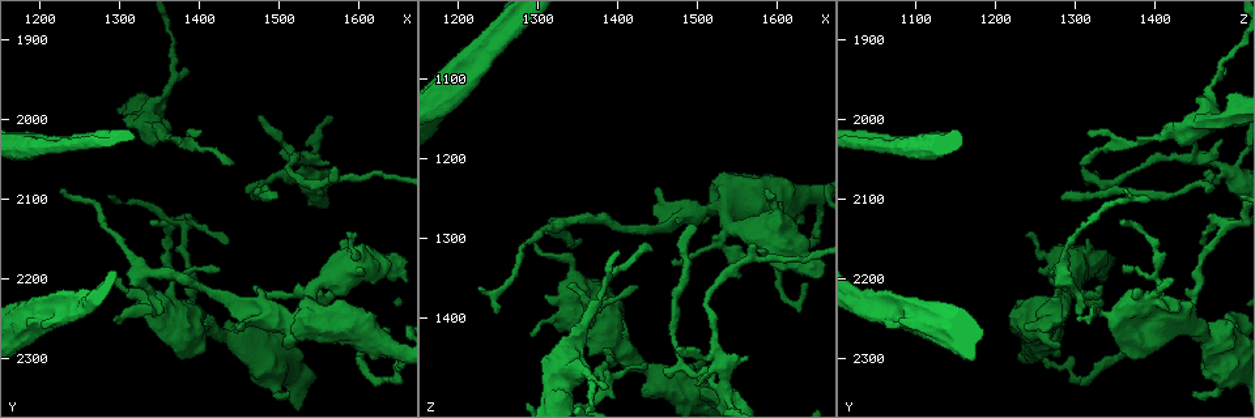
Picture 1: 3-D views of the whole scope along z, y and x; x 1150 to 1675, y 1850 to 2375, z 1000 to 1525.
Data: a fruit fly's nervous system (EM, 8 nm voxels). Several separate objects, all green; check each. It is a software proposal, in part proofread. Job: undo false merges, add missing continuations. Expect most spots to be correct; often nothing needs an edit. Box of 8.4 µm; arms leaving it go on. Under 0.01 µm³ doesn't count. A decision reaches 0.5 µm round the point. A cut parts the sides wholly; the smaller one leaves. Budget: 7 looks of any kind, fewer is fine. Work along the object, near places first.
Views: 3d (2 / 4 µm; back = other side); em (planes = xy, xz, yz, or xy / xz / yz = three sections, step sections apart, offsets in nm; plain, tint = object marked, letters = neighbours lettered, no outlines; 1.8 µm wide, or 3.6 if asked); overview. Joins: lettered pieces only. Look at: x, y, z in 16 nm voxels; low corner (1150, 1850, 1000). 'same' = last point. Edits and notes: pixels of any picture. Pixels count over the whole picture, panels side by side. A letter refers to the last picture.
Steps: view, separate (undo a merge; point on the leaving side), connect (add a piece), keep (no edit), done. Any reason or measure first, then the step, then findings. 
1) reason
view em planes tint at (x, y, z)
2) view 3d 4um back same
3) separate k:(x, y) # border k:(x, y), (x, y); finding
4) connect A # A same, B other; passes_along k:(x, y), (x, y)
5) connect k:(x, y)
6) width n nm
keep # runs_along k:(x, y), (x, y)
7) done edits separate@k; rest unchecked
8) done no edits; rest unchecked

branch stops here
view em 3.6um xy step 16 letters at (1500, 2025, 1480)

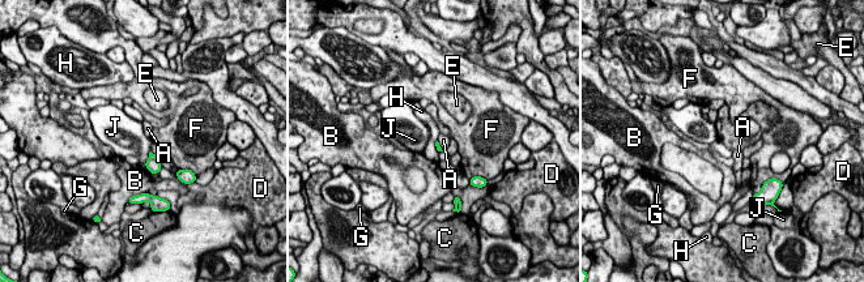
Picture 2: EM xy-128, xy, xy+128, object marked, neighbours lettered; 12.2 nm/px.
cut it another way
view em 3.6um planes letters same

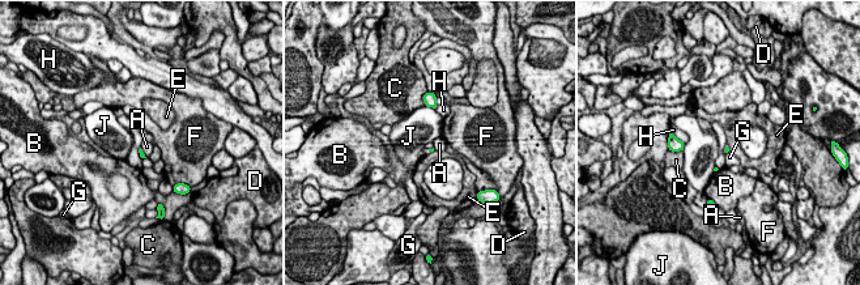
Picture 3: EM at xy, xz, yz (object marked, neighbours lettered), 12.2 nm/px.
longest_contact J 140 nm
keep # A other, B other, C other, D other, E other, F other, G other, H other, J other; none of them fits

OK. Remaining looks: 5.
thin end
view 3d 2um at (1250, 2100, 1390)

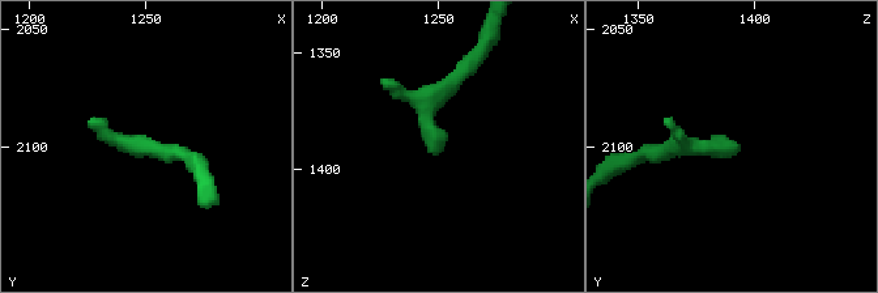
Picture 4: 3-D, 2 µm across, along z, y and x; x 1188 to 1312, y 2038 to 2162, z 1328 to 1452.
now the EM
view em planes letters at (1251, 2103, 1389)

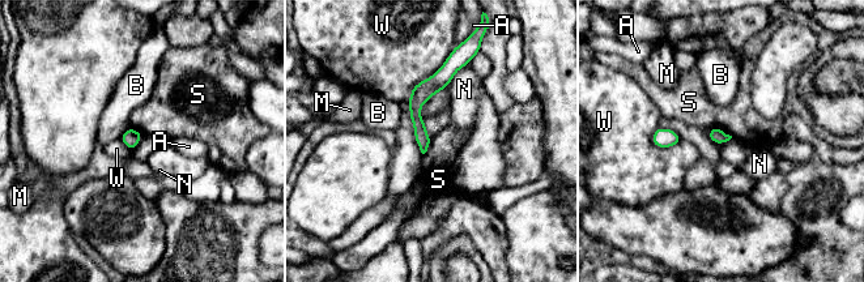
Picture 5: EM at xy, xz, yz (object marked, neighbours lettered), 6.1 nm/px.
width 90 nm
keep # A other, B other, M other, N other, S other, W other; runs_along 5:(451, 69), (416, 102), (424, 148); none of them fits

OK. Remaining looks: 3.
abrupt turn
view em planes letters at (1335, 2195, 1280)

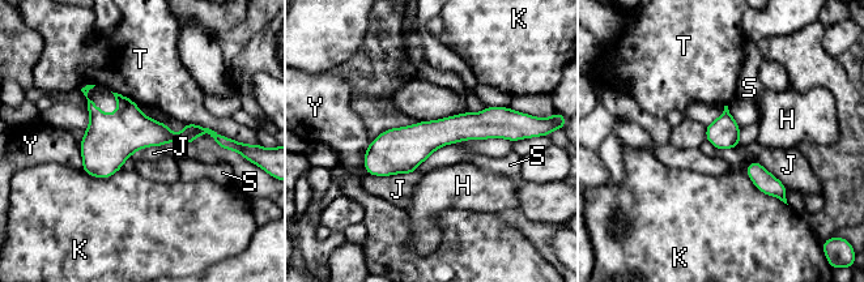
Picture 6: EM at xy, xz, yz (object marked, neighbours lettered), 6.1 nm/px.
width 190 nm
keep # H other, J other, K other, S other, T other, Y other; runs_along 6:(510, 132), (448, 129), (367, 167); one cell here

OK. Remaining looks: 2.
done no edits; rest unchecked

